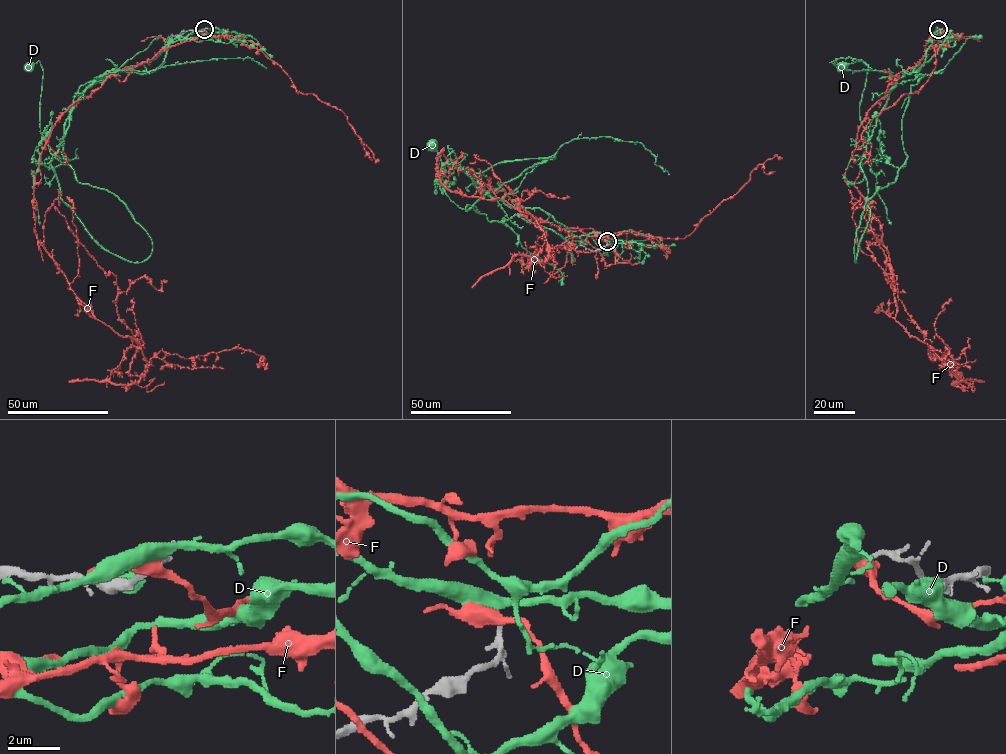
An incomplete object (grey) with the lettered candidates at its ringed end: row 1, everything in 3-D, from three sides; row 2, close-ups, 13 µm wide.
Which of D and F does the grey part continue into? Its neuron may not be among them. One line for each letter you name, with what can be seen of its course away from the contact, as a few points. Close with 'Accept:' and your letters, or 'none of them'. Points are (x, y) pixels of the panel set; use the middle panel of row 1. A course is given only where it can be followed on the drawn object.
D: course (608, 241), (586, 234), (575, 236), (537, 207), (509, 207), (481, 190), (462, 169), (445, 171), (432, 145)
Accept: D

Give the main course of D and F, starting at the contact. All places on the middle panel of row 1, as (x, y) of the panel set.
D: (608, 241), (586, 234), (575, 236), (537, 207), (509, 207), (481, 190), (462, 169), (445, 171), (432, 145)
F: (607, 241), (608, 265), (444, 148), (440, 180), (505, 200), (539, 227), (491, 165), (470, 164)

